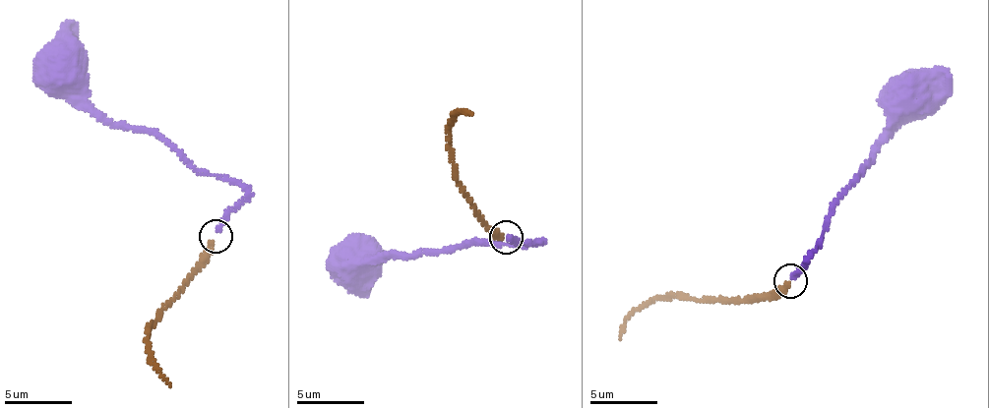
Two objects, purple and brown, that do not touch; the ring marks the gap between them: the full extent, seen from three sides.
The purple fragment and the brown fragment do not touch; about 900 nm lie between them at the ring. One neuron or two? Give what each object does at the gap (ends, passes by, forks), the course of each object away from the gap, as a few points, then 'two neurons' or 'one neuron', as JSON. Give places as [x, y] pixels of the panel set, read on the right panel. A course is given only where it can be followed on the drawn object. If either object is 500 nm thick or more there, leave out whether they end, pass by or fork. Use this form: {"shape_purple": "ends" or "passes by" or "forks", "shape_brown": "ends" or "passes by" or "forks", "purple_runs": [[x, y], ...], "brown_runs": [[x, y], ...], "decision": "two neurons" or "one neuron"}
{"shape_purple": "ends", "shape_brown": "ends", "purple_runs": [[791, 276], [816, 250], [825, 225], [871, 155], [888, 120], [892, 102], [899, 93], [905, 94]], "brown_runs": [[788, 284], [768, 294], [713, 302], [657, 296], [640, 306], [620, 339]], "decision": "one neuron"}

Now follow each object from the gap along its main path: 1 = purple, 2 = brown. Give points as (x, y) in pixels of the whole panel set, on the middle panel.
1: (507, 237), (538, 242), (532, 245), (490, 243), (397, 254), (347, 249), (341, 252), (349, 257)
2: (503, 238), (483, 224), (457, 181), (450, 128), (452, 117), (471, 115)

